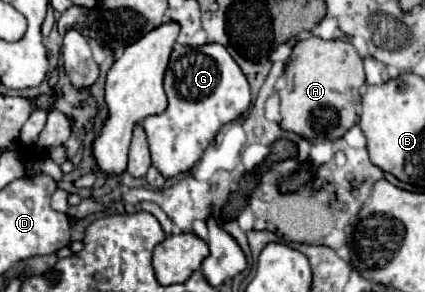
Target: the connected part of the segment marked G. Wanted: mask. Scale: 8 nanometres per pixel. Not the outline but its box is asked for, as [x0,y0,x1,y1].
[143,44,251,180]

